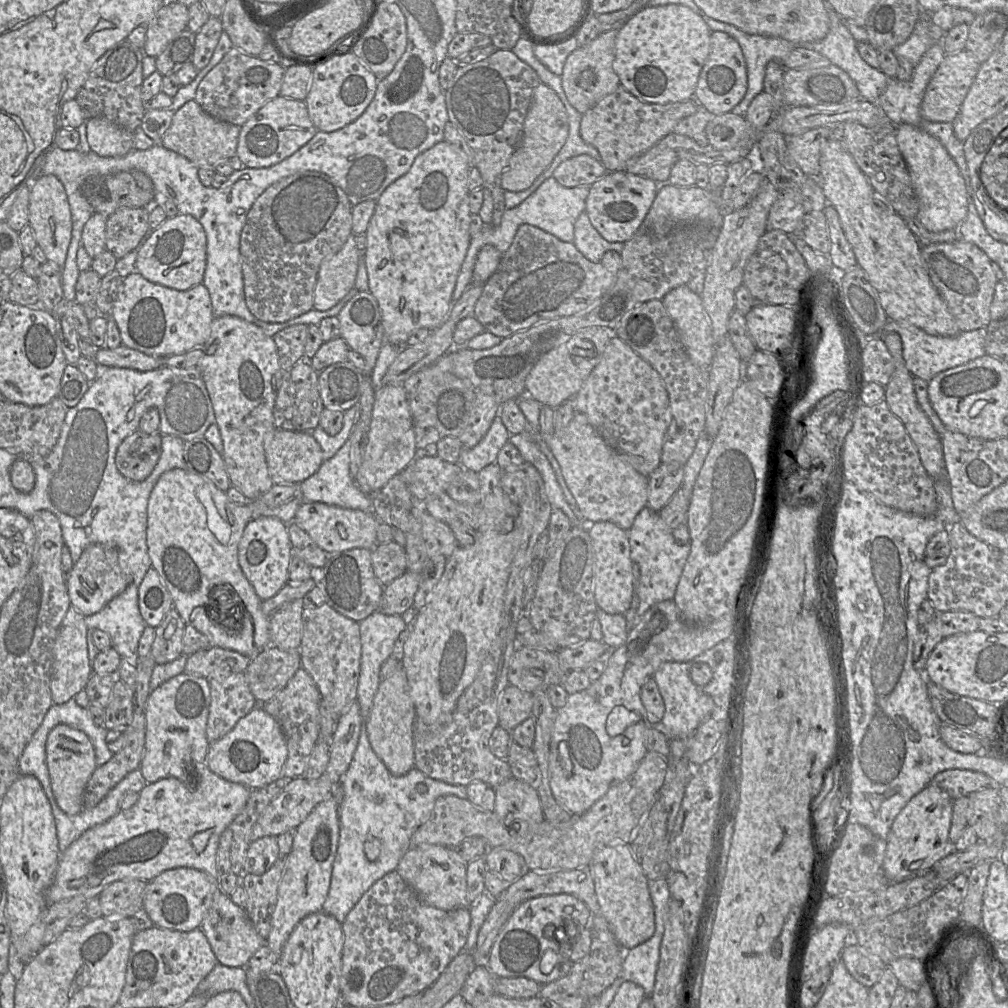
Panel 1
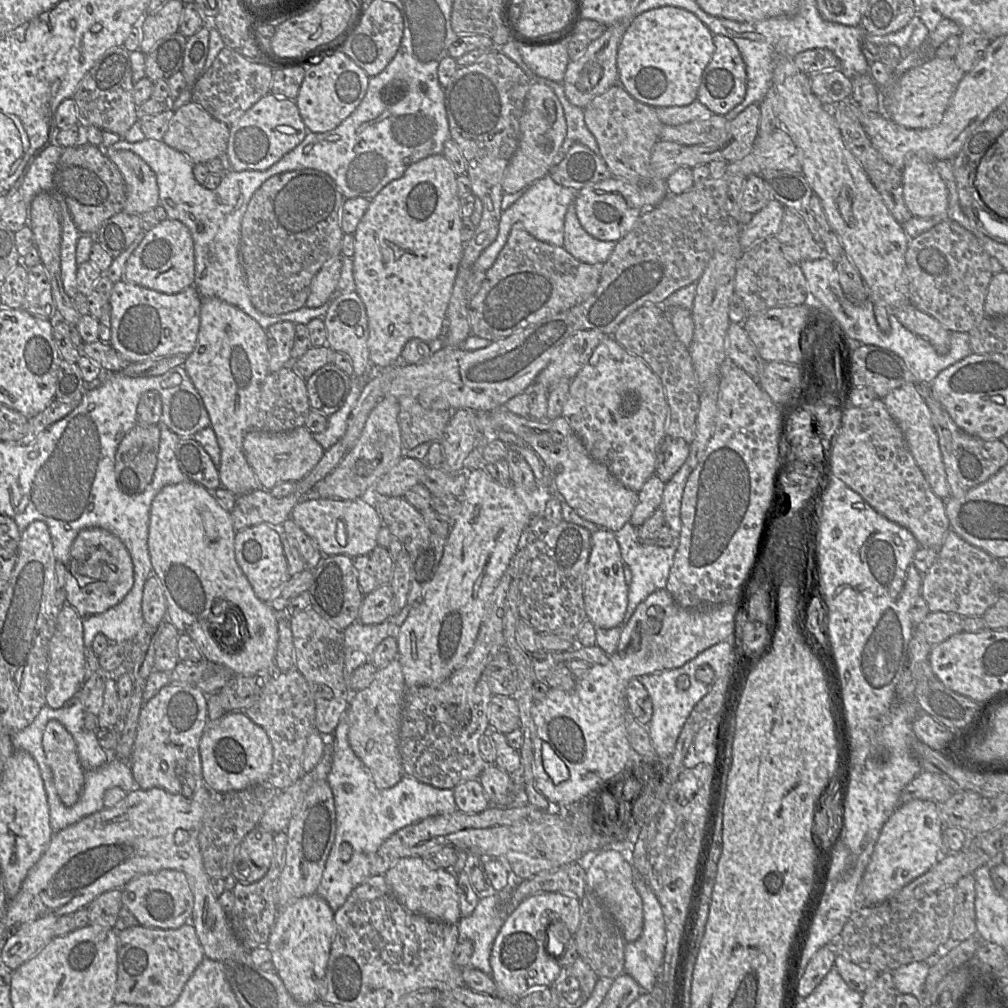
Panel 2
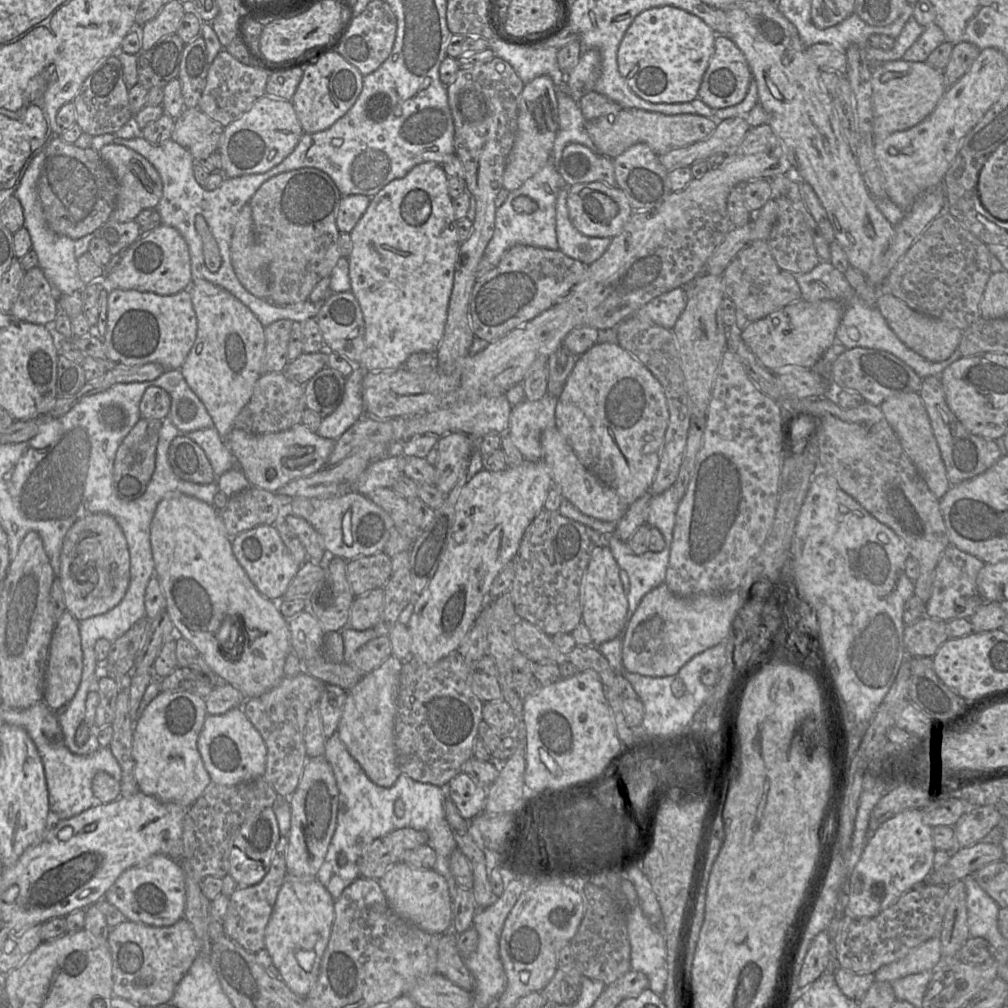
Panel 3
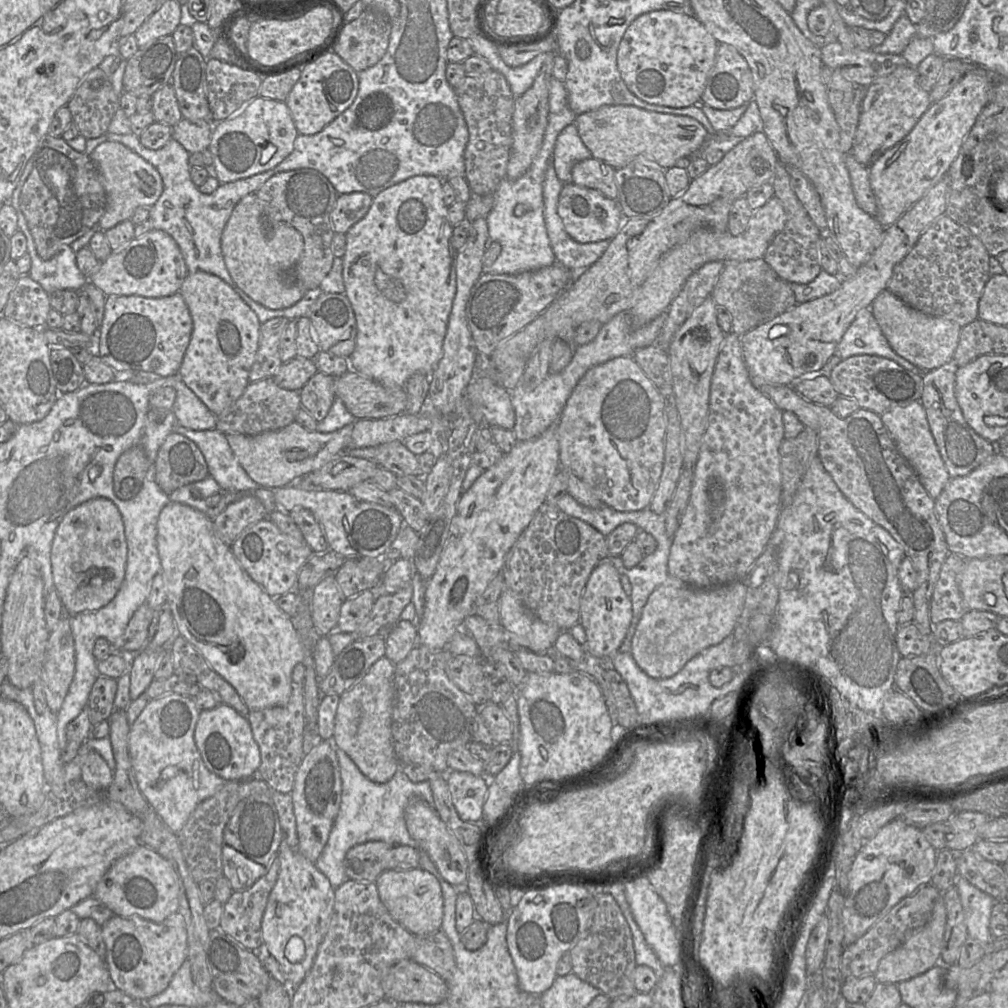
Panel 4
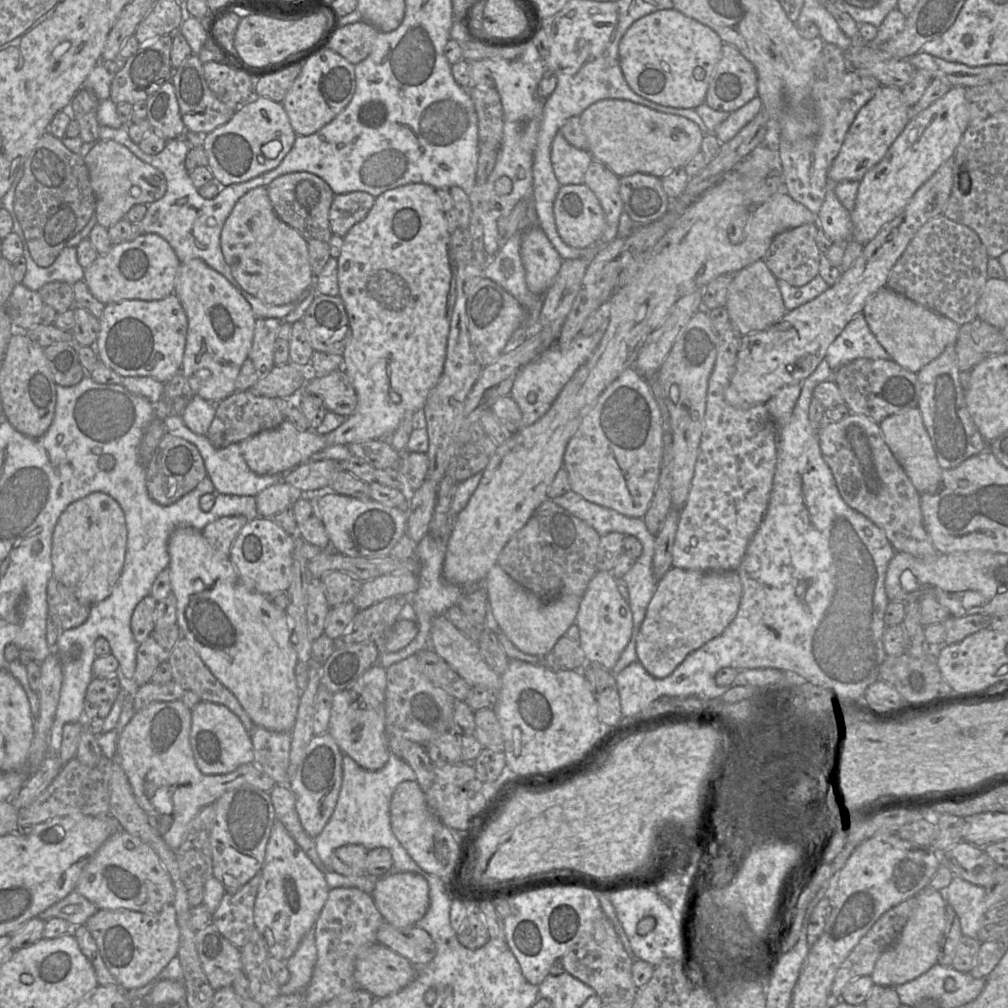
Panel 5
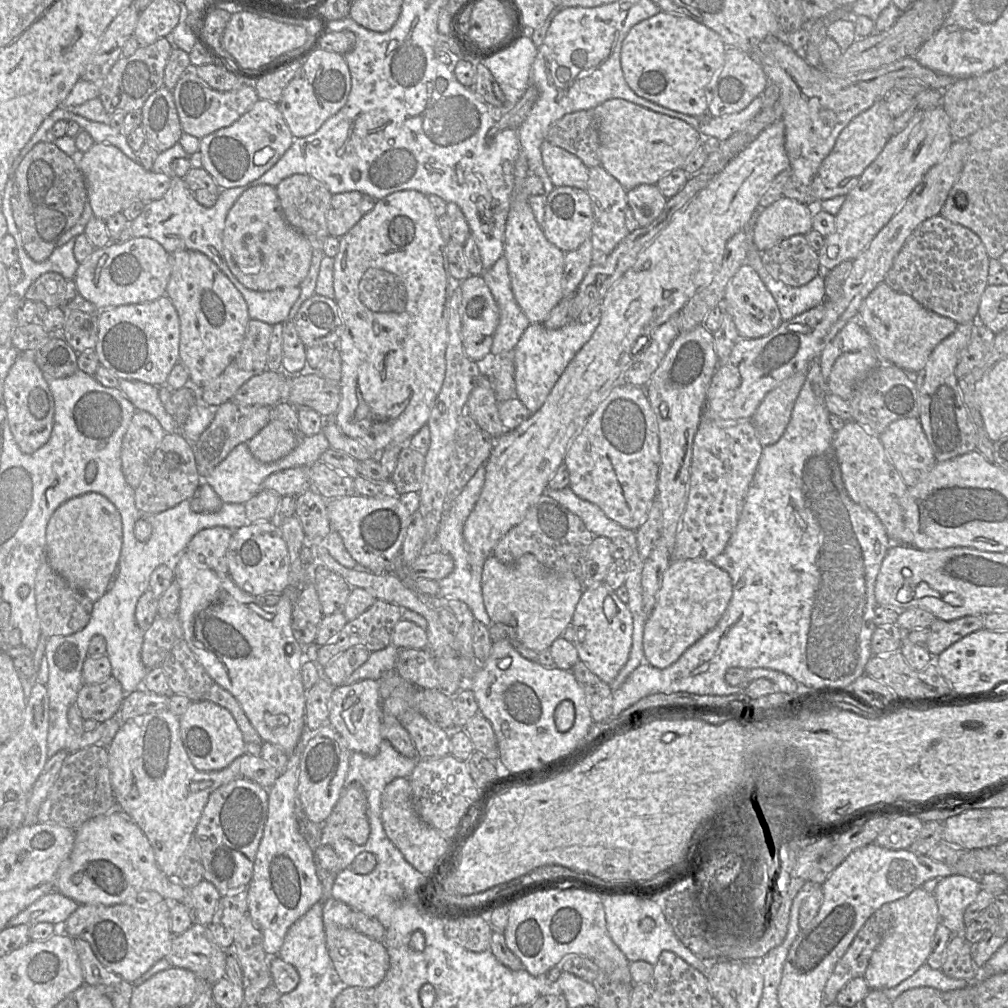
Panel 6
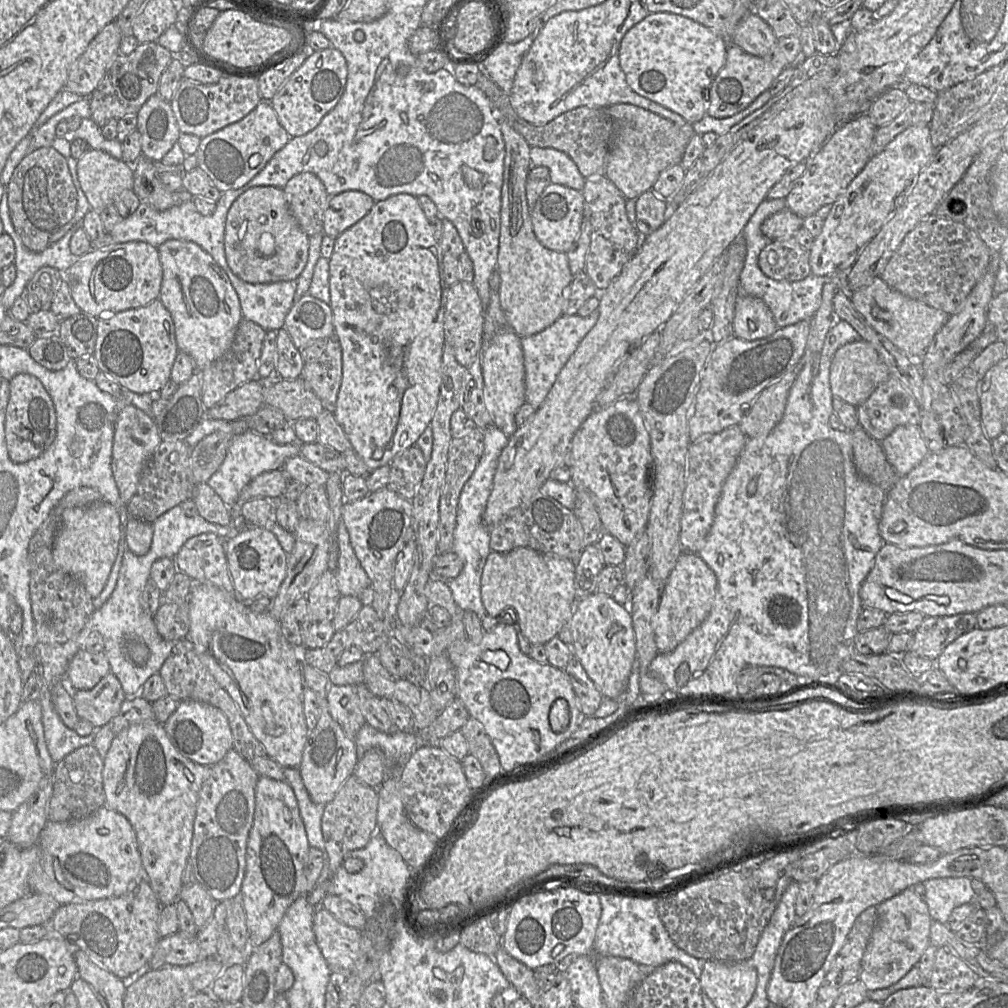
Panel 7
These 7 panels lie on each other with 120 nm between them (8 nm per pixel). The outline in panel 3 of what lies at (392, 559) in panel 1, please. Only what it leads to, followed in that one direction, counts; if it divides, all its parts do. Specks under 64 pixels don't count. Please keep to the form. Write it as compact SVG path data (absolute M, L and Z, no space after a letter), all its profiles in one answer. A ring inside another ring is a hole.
M384 551L348 561L346 578L354 596L383 588L392 575L391 561Z

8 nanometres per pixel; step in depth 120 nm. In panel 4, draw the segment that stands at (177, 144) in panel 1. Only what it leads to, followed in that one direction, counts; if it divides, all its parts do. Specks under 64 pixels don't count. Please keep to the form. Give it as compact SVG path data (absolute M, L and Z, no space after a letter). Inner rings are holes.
M182 118L173 126L172 139L177 140L190 154L209 148L213 122L192 122Z

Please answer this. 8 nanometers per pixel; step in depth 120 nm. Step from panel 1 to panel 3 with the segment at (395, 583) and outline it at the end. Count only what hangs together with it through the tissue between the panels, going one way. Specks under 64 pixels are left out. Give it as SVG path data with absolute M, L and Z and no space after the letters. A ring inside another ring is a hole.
M383 588L355 597L349 612L348 626L359 631L373 628L379 621L383 603Z

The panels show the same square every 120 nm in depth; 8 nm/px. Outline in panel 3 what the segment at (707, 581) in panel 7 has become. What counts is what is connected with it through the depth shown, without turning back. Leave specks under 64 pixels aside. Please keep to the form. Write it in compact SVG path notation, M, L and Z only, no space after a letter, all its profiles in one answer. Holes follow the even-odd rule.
M663 583L642 598L628 622L622 638L622 664L628 672L642 676L667 677L676 675L695 655L714 647L728 637L740 609L740 586L728 593L678 596Z

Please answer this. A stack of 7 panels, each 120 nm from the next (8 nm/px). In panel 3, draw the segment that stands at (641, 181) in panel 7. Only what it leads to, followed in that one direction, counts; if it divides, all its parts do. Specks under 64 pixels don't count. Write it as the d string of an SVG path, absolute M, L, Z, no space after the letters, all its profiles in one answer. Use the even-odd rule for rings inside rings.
M622 108L613 116L586 120L585 128L593 141L596 151L613 160L636 143L647 144L656 155L667 153L710 136L716 129L718 120L695 114L664 115L639 109Z

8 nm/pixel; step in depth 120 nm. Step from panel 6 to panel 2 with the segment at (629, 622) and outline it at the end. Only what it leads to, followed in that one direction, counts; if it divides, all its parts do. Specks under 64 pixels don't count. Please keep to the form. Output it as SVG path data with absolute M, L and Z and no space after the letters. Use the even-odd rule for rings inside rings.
M601 528L591 536L591 552L584 573L584 604L588 619L595 628L610 629L624 624L628 606L625 563L614 532Z

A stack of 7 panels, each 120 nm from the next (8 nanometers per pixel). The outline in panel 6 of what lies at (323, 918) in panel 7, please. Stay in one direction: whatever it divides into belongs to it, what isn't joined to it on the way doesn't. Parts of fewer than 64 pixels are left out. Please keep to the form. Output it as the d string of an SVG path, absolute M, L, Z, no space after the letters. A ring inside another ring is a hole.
M326 925L324 932L329 957L343 985L375 988L380 984L389 968L389 955L382 942L357 932L352 927Z

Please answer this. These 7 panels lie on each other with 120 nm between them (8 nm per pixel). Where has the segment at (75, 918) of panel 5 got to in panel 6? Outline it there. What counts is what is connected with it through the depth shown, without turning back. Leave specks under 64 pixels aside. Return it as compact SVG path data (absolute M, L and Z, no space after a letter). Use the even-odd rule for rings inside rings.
M53 891L14 916L8 922L7 927L18 925L33 927L42 922L61 926L79 906L80 904L74 900Z

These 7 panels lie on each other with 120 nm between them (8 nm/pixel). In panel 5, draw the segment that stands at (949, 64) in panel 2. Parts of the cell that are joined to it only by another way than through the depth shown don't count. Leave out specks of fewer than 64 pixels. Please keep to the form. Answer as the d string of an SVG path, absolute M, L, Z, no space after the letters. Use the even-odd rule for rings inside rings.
M881 85L873 98L857 113L847 131L841 149L828 169L828 181L834 184L842 181L860 182L864 175L881 161L906 127L910 121L908 110L900 88Z

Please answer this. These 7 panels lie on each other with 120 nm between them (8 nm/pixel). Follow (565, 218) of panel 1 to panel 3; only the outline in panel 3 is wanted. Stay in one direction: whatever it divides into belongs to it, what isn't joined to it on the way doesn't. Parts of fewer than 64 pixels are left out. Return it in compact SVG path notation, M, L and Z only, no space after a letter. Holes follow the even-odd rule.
M549 161L521 187L509 192L505 202L496 210L494 234L484 252L484 257L490 264L494 267L497 266L505 252L516 245L527 245L549 250L558 249L556 201L559 192L565 186L564 180L557 169ZM519 196L526 196L535 201L537 210L530 214L516 212L513 208L513 202Z

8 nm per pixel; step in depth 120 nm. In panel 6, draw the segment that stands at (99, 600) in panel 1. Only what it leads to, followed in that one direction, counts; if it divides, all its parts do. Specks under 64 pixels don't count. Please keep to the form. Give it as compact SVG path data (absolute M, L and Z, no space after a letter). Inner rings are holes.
M90 492L61 504L46 528L46 557L51 568L92 602L108 590L122 549L122 520L114 504Z

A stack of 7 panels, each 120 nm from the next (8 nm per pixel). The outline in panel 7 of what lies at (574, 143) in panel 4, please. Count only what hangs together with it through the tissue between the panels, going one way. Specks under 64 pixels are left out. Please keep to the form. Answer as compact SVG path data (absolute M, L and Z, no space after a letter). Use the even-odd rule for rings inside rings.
M531 147L530 158L533 166L546 166L549 169L549 181L582 191L586 178L580 172L574 160L565 152L549 147Z

